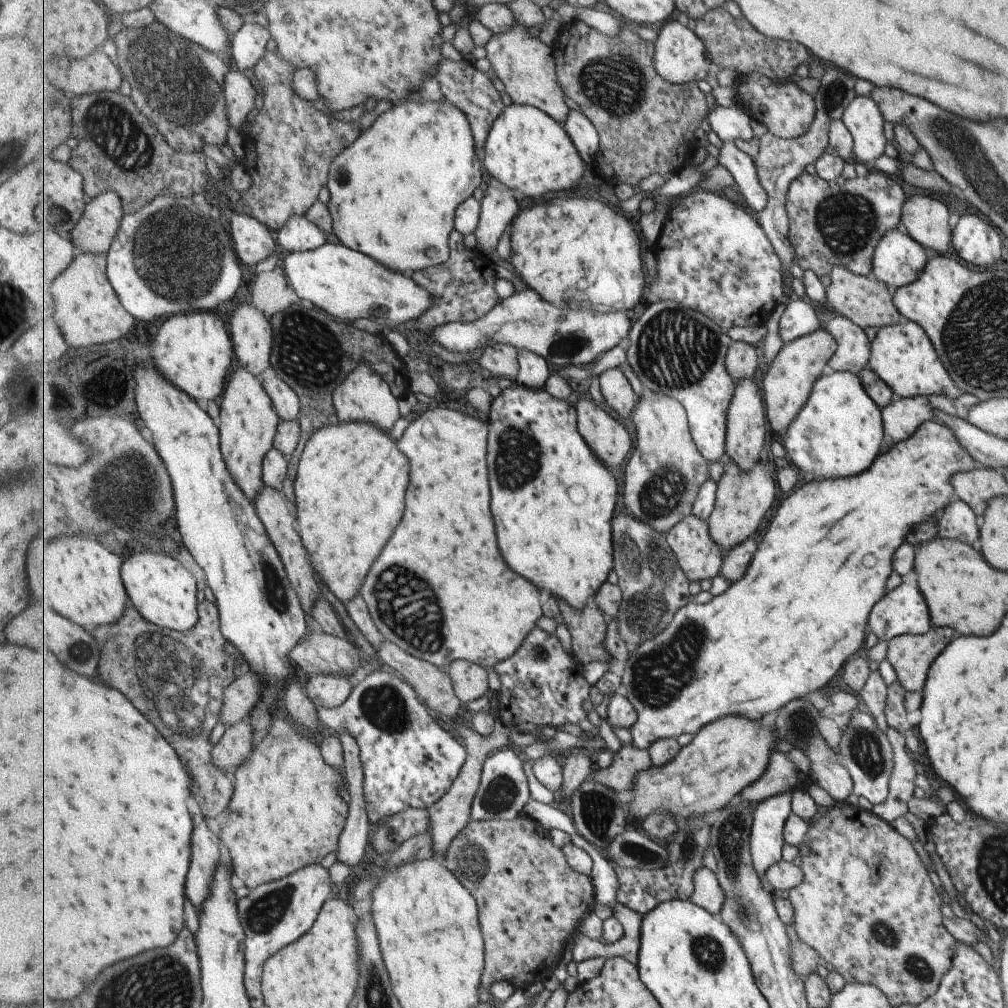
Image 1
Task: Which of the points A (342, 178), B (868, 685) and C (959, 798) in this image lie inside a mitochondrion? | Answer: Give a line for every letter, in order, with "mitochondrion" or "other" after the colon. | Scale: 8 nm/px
A: other
B: other
C: other

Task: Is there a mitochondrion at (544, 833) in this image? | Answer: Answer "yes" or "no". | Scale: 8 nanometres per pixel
no

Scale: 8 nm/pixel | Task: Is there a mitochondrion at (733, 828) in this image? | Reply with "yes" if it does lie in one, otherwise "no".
yes

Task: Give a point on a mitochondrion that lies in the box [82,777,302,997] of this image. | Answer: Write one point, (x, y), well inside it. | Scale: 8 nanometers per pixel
(265, 912)

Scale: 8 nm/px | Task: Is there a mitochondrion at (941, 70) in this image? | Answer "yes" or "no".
no

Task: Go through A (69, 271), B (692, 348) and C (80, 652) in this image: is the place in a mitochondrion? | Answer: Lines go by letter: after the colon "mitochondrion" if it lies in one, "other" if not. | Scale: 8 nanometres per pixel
A: other
B: mitochondrion
C: mitochondrion

